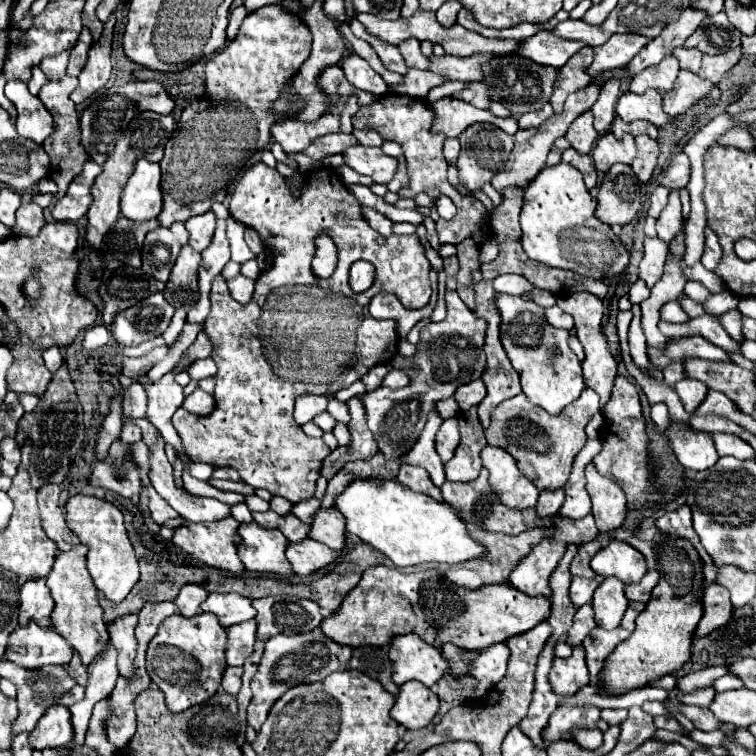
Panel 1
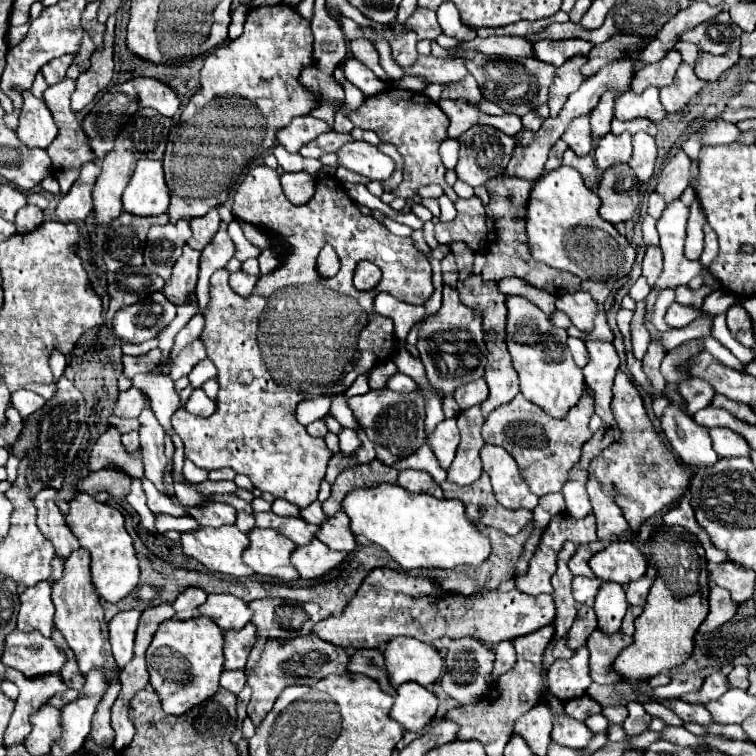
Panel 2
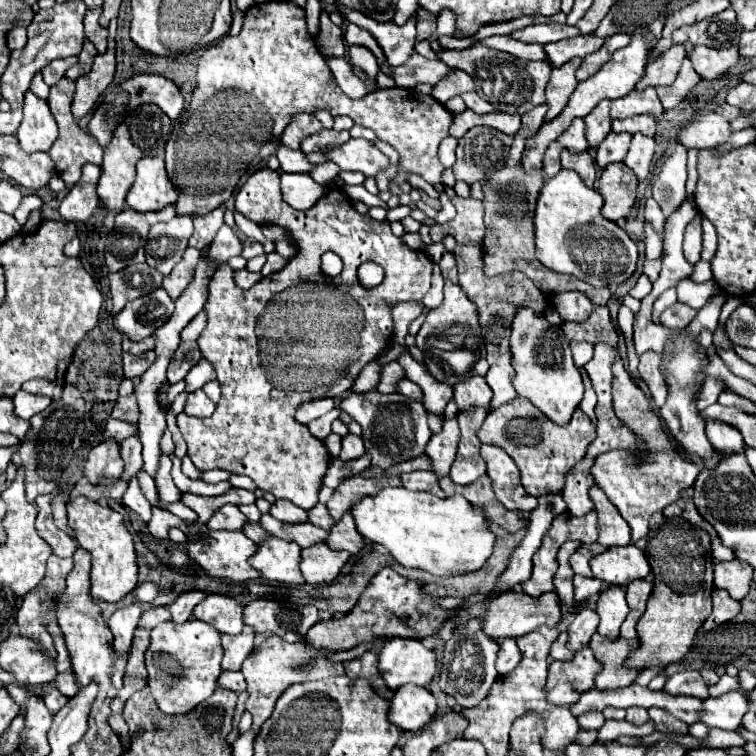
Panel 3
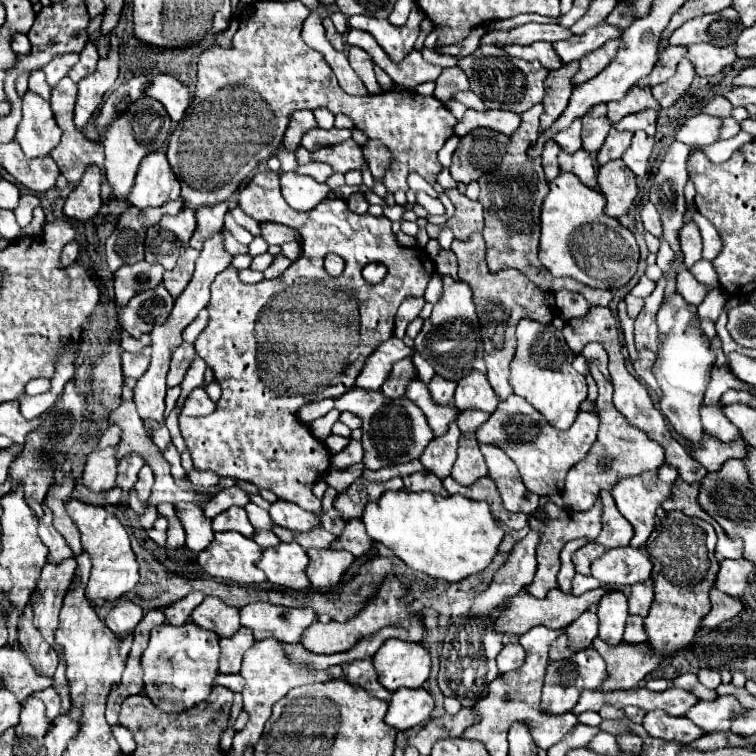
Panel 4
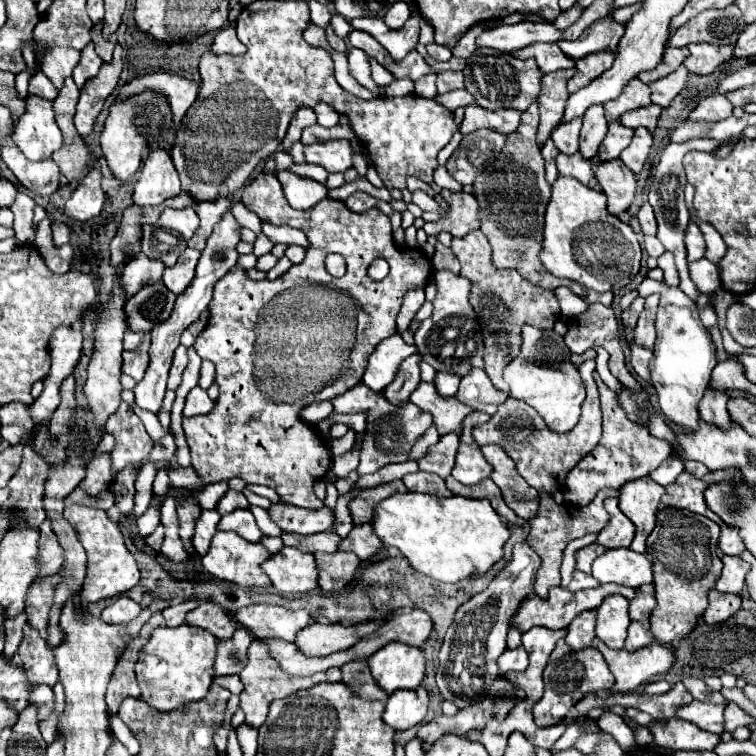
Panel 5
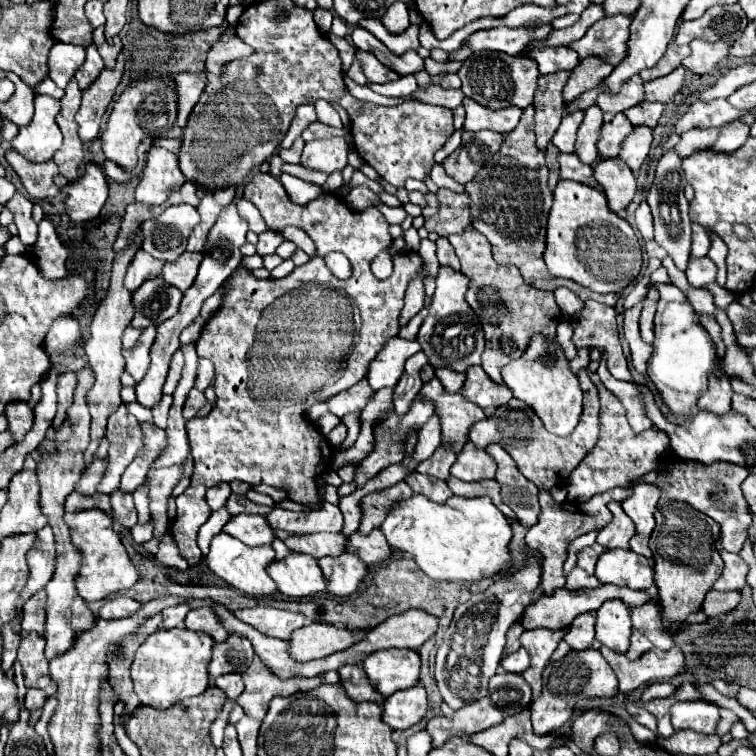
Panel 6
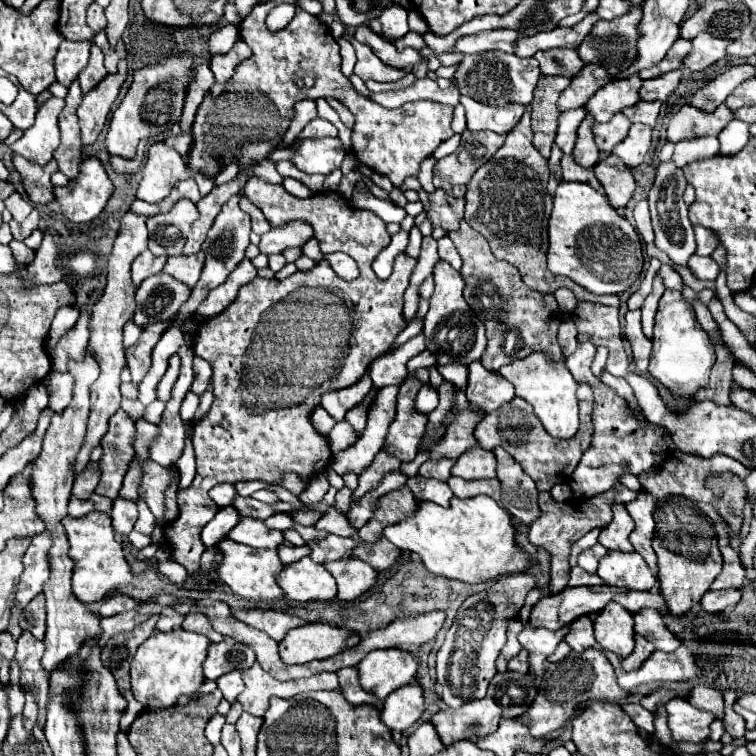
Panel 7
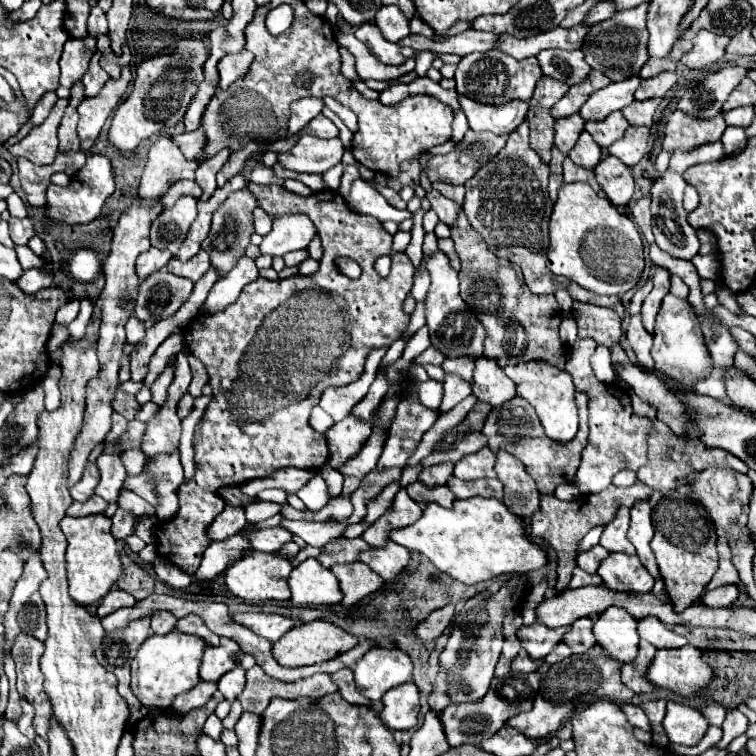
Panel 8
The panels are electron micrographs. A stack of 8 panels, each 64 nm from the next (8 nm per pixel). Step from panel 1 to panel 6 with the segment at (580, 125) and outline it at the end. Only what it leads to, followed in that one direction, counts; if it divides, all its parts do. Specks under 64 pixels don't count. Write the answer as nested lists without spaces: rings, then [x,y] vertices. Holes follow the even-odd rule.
[[[574,110],[570,114],[564,114],[564,120],[562,120],[562,124],[552,140],[560,148],[560,152],[566,152],[566,154],[574,152],[576,132],[578,132],[578,126],[582,124],[582,118],[584,118],[582,110]]]

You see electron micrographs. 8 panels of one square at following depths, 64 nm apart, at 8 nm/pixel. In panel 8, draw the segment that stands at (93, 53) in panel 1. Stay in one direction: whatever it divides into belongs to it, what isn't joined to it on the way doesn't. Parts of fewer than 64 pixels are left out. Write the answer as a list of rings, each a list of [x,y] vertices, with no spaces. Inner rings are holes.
[[[124,68],[120,78],[108,80],[108,86],[104,86],[100,96],[84,98],[82,104],[78,106],[78,114],[80,114],[78,138],[80,138],[80,148],[84,152],[88,152],[94,146],[94,142],[96,142],[106,118],[110,116],[112,108],[122,100],[124,92],[128,90],[130,80],[132,80],[132,74],[130,74],[130,70]]]

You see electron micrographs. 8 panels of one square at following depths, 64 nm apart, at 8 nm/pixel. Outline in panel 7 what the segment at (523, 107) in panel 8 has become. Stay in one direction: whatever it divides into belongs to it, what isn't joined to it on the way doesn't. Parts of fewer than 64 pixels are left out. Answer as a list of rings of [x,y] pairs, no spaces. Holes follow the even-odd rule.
[[[468,96],[460,98],[460,104],[466,108],[468,130],[492,130],[496,134],[508,134],[522,118],[526,106],[522,104],[508,104],[502,108],[480,104]]]

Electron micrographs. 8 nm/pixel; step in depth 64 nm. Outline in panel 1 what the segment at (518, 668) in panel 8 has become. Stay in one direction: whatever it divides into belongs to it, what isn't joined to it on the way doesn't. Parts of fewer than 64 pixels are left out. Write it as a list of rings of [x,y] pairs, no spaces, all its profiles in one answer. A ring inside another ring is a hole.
[[[494,644],[492,648],[486,648],[482,654],[478,654],[472,668],[472,676],[476,676],[478,680],[476,688],[478,696],[486,694],[506,674],[508,658],[510,658],[510,648],[506,644]]]

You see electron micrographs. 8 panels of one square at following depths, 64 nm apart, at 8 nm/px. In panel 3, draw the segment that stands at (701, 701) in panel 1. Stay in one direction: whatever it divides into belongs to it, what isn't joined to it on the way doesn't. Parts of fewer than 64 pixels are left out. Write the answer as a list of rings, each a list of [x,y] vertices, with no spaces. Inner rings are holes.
[[[724,674],[724,676],[720,678],[720,682],[714,684],[714,686],[710,686],[708,690],[710,690],[710,696],[720,696],[720,694],[726,694],[726,692],[730,692],[730,690],[740,690],[740,694],[744,694],[744,697],[748,699],[748,692],[744,692],[744,688],[740,688],[738,682],[736,682],[734,678],[730,678],[728,674]]]

